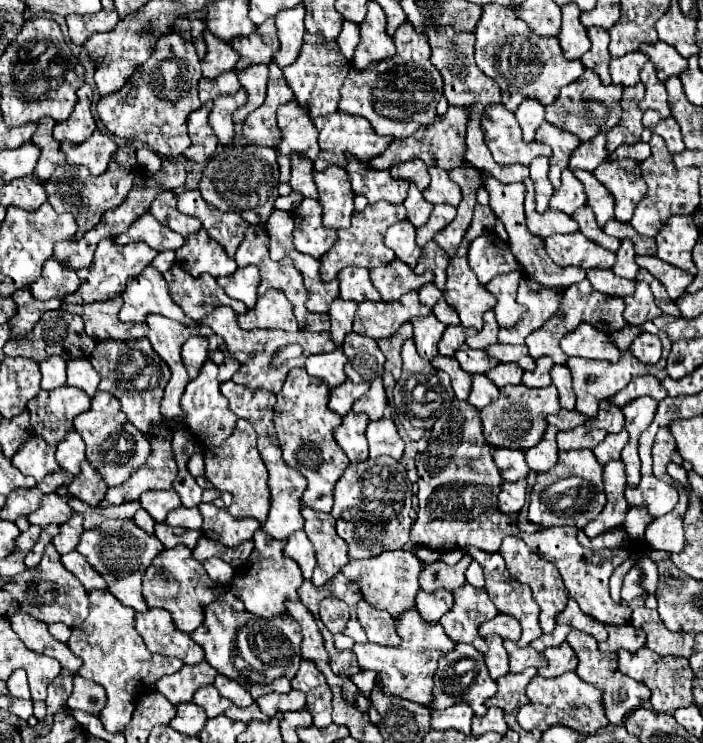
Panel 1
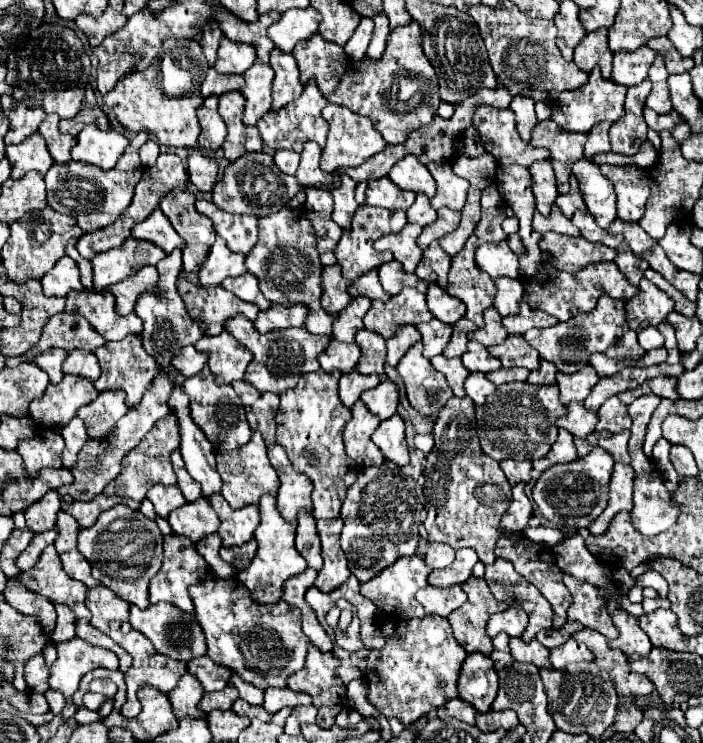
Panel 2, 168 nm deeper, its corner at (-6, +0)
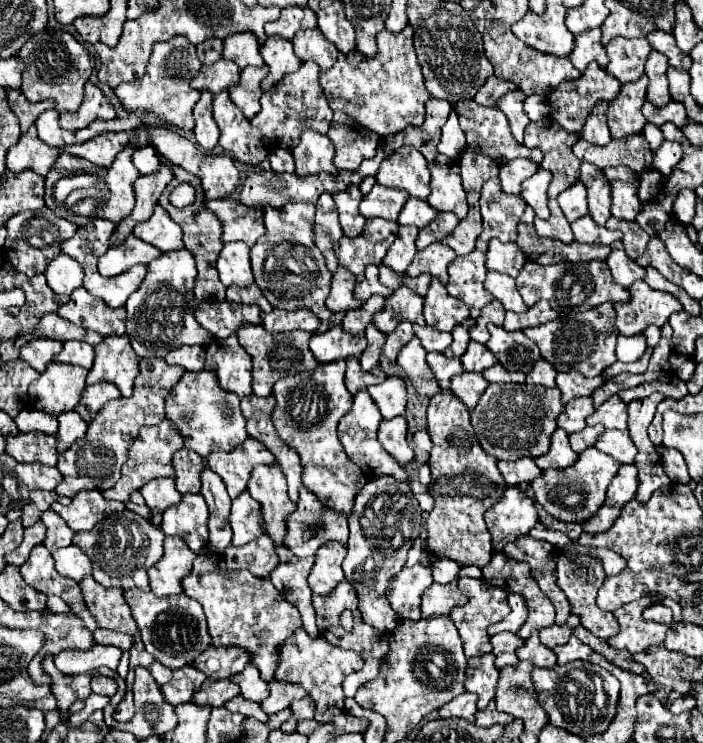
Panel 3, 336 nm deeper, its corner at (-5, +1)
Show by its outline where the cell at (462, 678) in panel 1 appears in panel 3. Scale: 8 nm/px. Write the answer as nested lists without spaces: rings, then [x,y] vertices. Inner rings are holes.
[[[494,654],[474,656],[468,660],[464,688],[466,692],[478,694],[478,710],[484,710],[494,698],[494,688],[498,682],[498,668],[494,666]]]

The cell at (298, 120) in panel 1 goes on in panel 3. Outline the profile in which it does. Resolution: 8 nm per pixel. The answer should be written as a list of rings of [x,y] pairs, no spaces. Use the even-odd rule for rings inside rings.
[[[304,62],[300,70],[288,74],[282,82],[278,82],[272,92],[262,94],[262,110],[250,122],[264,134],[272,148],[292,150],[298,144],[298,138],[304,130],[314,130],[320,134],[328,132],[328,126],[332,122],[332,110],[318,84],[318,74],[320,68],[314,62]]]

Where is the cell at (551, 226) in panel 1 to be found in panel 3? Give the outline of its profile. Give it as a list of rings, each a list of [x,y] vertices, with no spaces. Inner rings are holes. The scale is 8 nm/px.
[[[548,200],[548,208],[550,208],[550,218],[548,220],[534,220],[534,228],[540,236],[550,236],[562,242],[572,242],[572,230],[570,230],[570,222],[564,218],[560,206],[556,200]]]

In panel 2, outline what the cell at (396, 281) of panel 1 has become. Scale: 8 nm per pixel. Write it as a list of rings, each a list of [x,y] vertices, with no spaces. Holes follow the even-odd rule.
[[[397,261],[383,263],[377,267],[377,271],[379,271],[379,281],[381,281],[383,289],[389,291],[391,295],[397,295],[403,287],[415,287],[421,293],[425,293],[429,281],[435,281],[433,275],[429,279],[419,279],[415,273],[405,273]]]

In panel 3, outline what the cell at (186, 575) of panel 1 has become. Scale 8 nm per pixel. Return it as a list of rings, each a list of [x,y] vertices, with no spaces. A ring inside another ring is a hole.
[[[166,536],[162,560],[148,570],[152,592],[156,596],[182,594],[180,580],[186,578],[186,574],[190,574],[196,556],[198,554],[190,552],[190,548],[186,546],[186,542],[182,542],[182,538]]]

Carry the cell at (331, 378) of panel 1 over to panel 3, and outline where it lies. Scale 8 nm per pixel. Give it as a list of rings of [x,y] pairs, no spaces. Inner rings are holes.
[[[334,326],[322,334],[314,334],[310,340],[310,350],[320,364],[334,362],[338,358],[358,358],[366,348],[364,336],[350,336],[342,326]]]

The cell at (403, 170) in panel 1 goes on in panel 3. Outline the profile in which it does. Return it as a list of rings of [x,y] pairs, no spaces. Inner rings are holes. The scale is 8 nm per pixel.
[[[404,146],[388,156],[382,162],[376,180],[388,188],[404,188],[410,196],[422,200],[426,200],[430,194],[428,162],[416,148],[410,146]]]

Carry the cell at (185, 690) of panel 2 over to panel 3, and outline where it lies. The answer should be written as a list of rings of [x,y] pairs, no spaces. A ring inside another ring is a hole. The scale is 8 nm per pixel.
[[[184,666],[174,670],[174,678],[162,686],[162,694],[166,698],[166,702],[170,702],[172,706],[180,706],[186,702],[192,702],[194,692],[202,686],[202,682],[206,680],[206,676],[192,668],[192,666]]]

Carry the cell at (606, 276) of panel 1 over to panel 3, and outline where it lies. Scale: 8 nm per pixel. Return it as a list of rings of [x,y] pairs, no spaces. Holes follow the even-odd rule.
[[[528,260],[516,278],[516,286],[526,306],[534,306],[538,300],[544,298],[550,302],[550,306],[558,314],[576,314],[576,312],[590,310],[604,302],[628,302],[630,300],[630,292],[618,286],[606,262],[598,262],[598,260],[578,262],[578,264],[558,262],[552,266],[542,266],[538,262]]]

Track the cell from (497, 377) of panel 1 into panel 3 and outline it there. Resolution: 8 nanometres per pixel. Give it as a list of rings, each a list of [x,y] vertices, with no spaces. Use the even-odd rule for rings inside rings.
[[[496,364],[496,366],[488,368],[488,370],[484,370],[482,376],[484,376],[488,382],[520,382],[520,384],[522,384],[524,378],[526,378],[526,374],[522,374],[522,372],[508,372],[502,364]]]

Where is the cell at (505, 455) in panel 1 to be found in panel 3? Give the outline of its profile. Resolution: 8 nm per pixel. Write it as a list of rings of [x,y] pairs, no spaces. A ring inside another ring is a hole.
[[[520,458],[516,462],[502,462],[500,460],[498,468],[504,476],[506,486],[518,486],[522,482],[532,482],[534,478],[538,478],[538,474],[542,474],[542,470],[530,458]]]

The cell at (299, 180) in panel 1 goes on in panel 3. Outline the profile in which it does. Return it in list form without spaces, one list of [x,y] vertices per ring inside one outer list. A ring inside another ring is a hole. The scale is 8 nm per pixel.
[[[312,130],[302,132],[300,144],[292,150],[292,156],[296,160],[296,174],[298,176],[310,176],[318,172],[330,172],[338,174],[338,170],[332,164],[334,146],[330,144],[330,138]]]

